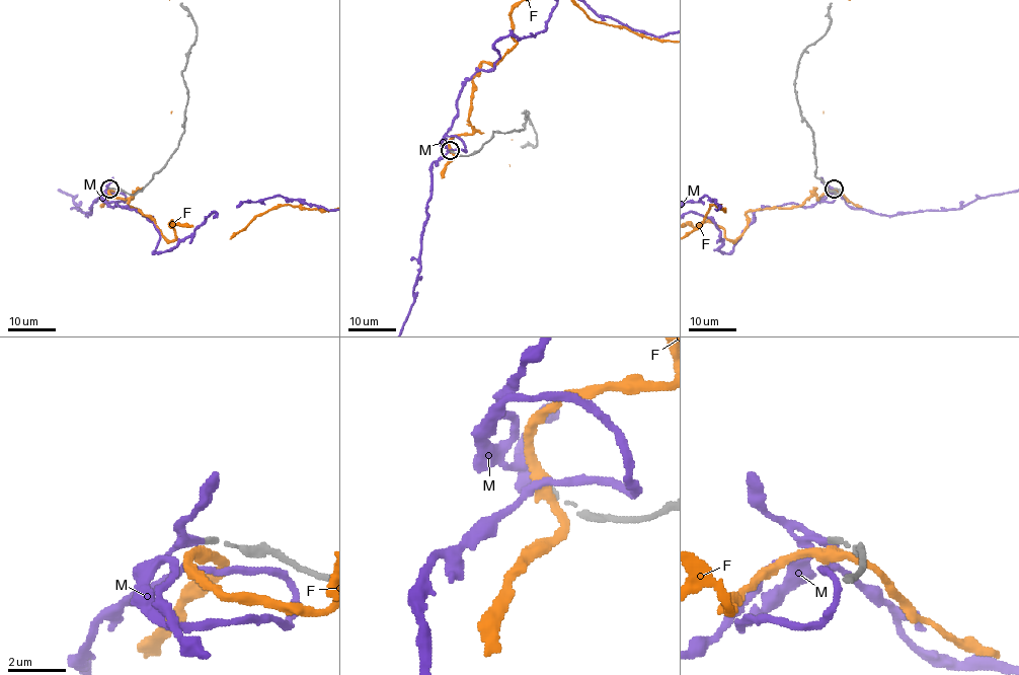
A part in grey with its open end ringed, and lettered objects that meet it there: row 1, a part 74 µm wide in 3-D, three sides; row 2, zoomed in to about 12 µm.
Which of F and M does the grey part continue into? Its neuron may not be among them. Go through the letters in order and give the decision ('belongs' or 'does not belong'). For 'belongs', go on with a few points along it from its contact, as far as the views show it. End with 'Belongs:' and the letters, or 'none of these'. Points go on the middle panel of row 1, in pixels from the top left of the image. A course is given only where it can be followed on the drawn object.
F: does not belong
M: belongs
Belongs: M

